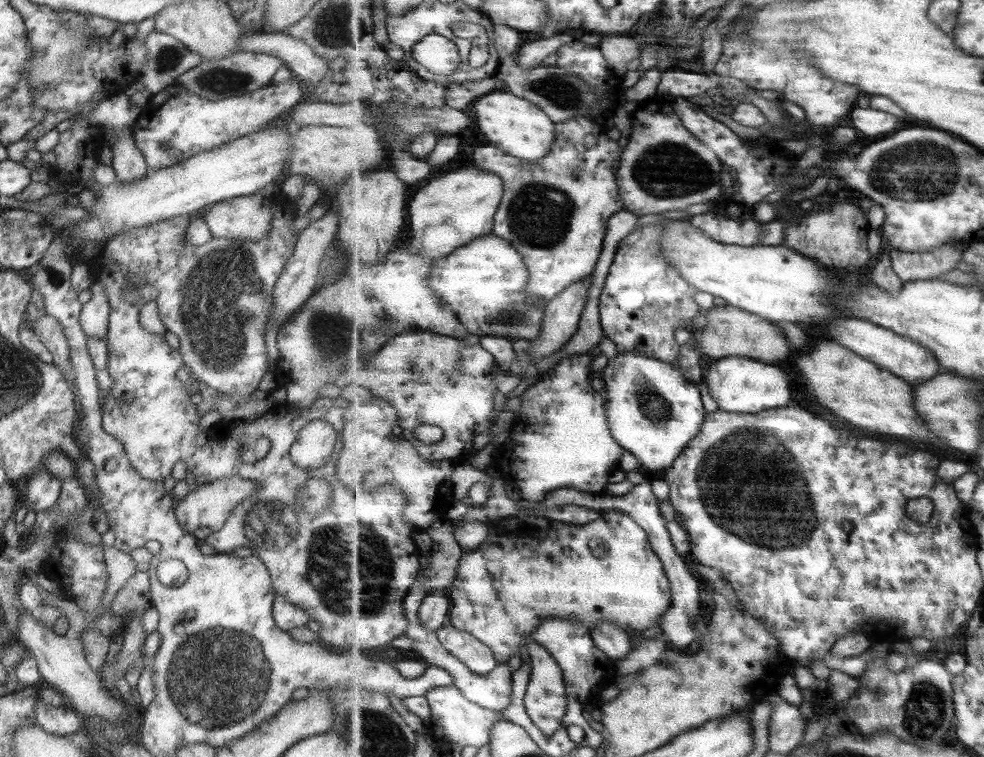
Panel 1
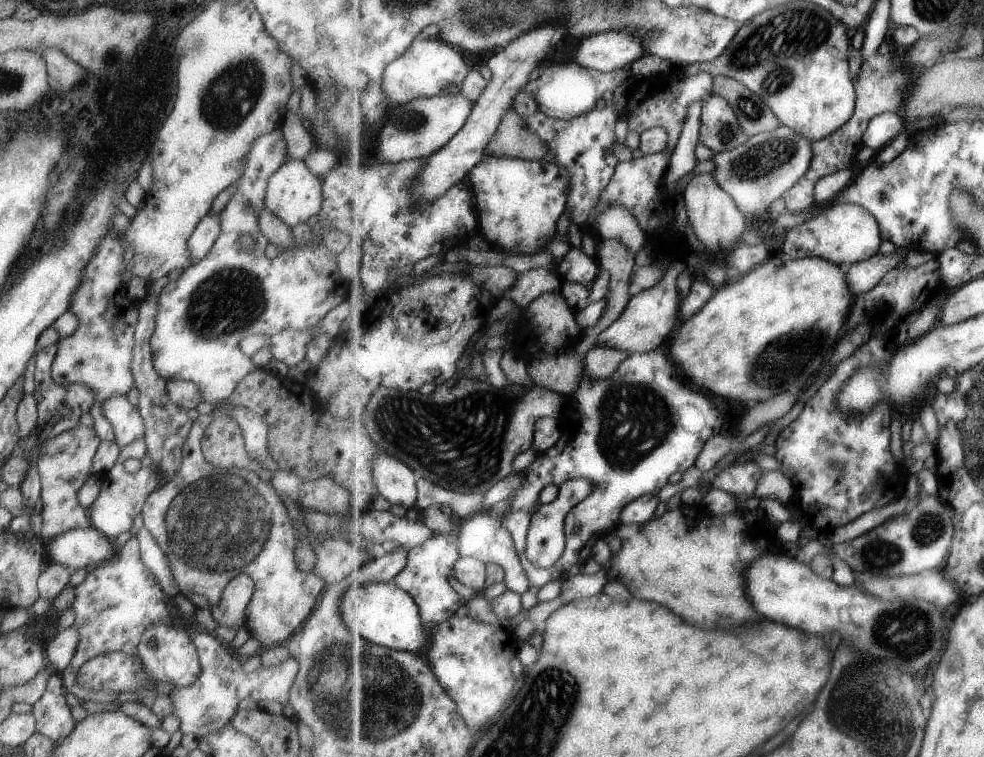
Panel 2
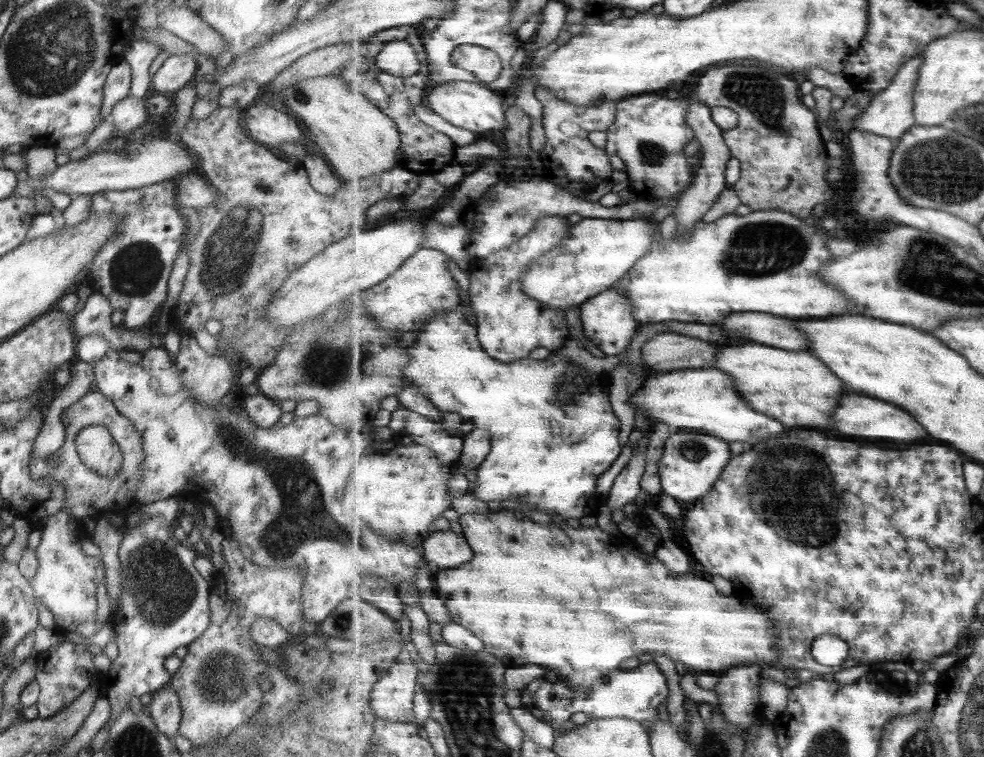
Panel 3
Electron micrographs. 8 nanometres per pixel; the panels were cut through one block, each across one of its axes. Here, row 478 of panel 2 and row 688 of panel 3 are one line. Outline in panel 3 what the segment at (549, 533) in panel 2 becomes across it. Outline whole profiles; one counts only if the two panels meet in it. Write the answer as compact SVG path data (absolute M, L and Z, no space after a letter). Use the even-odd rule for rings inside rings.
M513 510L509 512L491 512L484 514L465 513L459 516L458 522L462 526L462 532L467 537L472 548L475 548L475 558L470 563L463 564L460 568L451 568L447 570L436 571L435 578L437 583L436 593L438 598L445 601L445 604L452 612L453 623L461 624L461 627L469 628L471 632L475 632L483 642L485 642L485 650L501 660L505 660L511 666L525 666L525 664L539 664L547 670L557 672L562 682L568 682L570 686L577 688L577 691L585 693L587 688L591 688L596 680L599 680L607 674L611 674L619 670L619 666L633 658L633 656L641 656L641 654L664 654L675 660L682 662L685 667L693 670L695 673L705 672L719 674L728 671L731 667L739 665L755 665L770 664L778 661L780 657L779 648L775 646L777 636L773 636L773 632L769 630L769 618L761 612L761 608L753 602L739 602L733 596L723 596L717 592L715 584L705 580L705 578L697 578L693 574L675 574L669 570L663 562L659 562L657 557L651 556L654 551L644 550L647 554L647 560L639 558L633 554L633 546L637 546L635 542L625 538L625 536L616 537L599 530L599 528L571 528L569 524L551 524L551 526L543 526L543 524L535 524L535 520L531 518L517 518Z

